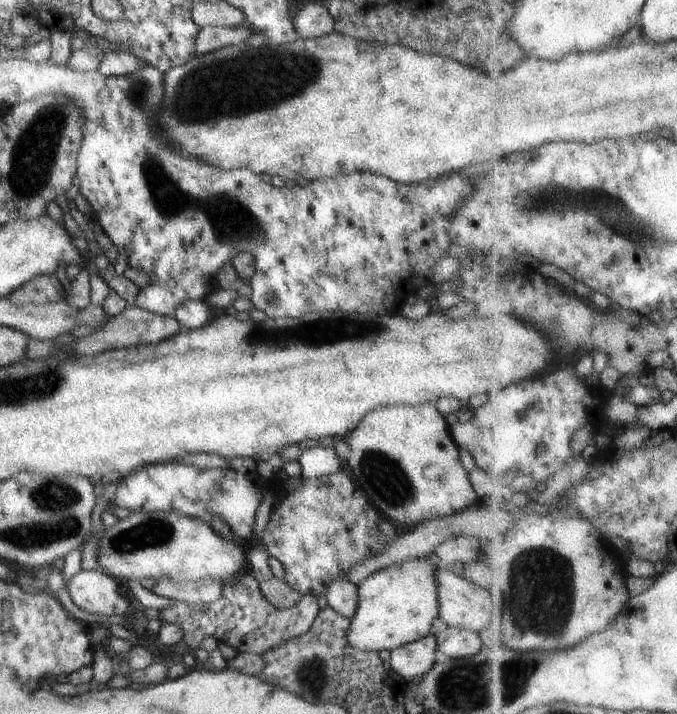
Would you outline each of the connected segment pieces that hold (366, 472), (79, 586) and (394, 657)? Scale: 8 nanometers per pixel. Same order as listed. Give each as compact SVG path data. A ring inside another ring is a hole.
M432 404L420 406L382 406L368 412L362 422L348 434L347 443L351 454L348 466L361 491L375 508L392 524L412 526L429 520L444 518L474 504L480 504L477 494L469 481L469 464L462 466L460 460L466 460L458 445L450 436L449 426L452 419L442 416Z
M81 569L66 586L72 602L84 612L104 616L128 613L130 603L121 596L118 580L100 569Z
M434 635L405 644L390 651L390 664L394 674L404 678L405 683L419 678L434 666L434 652L438 650Z

